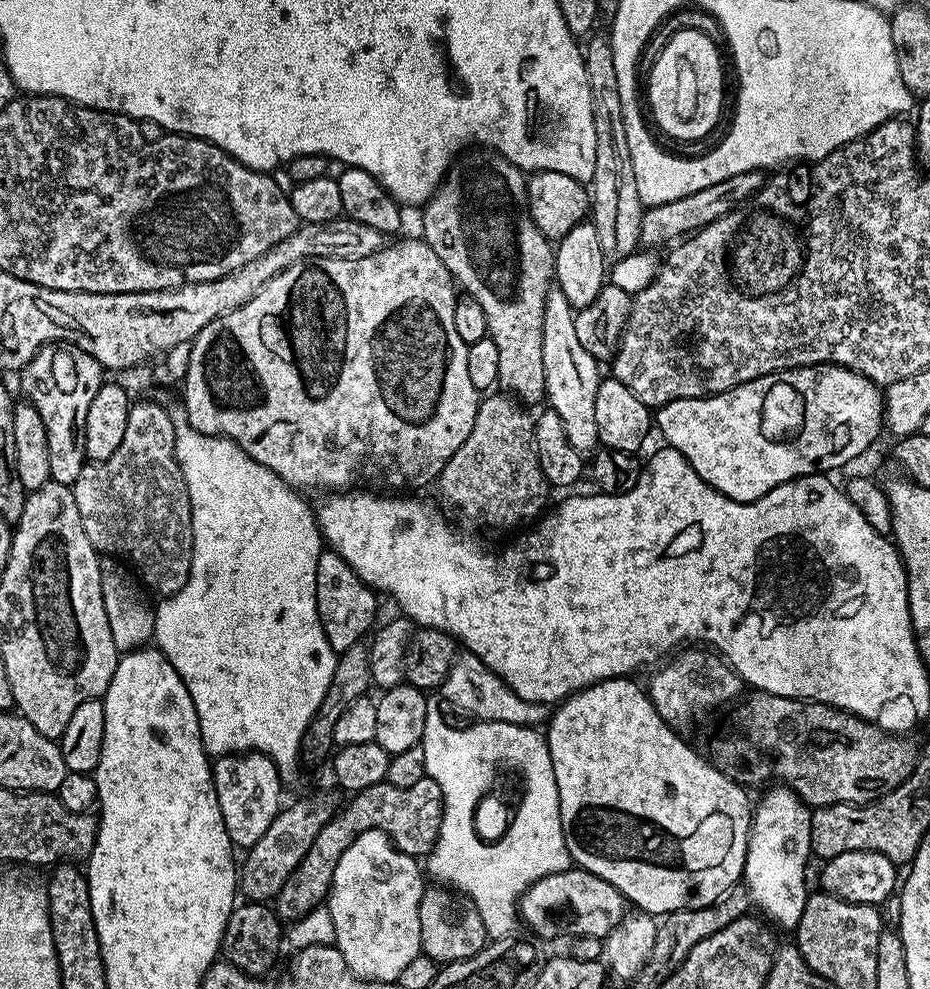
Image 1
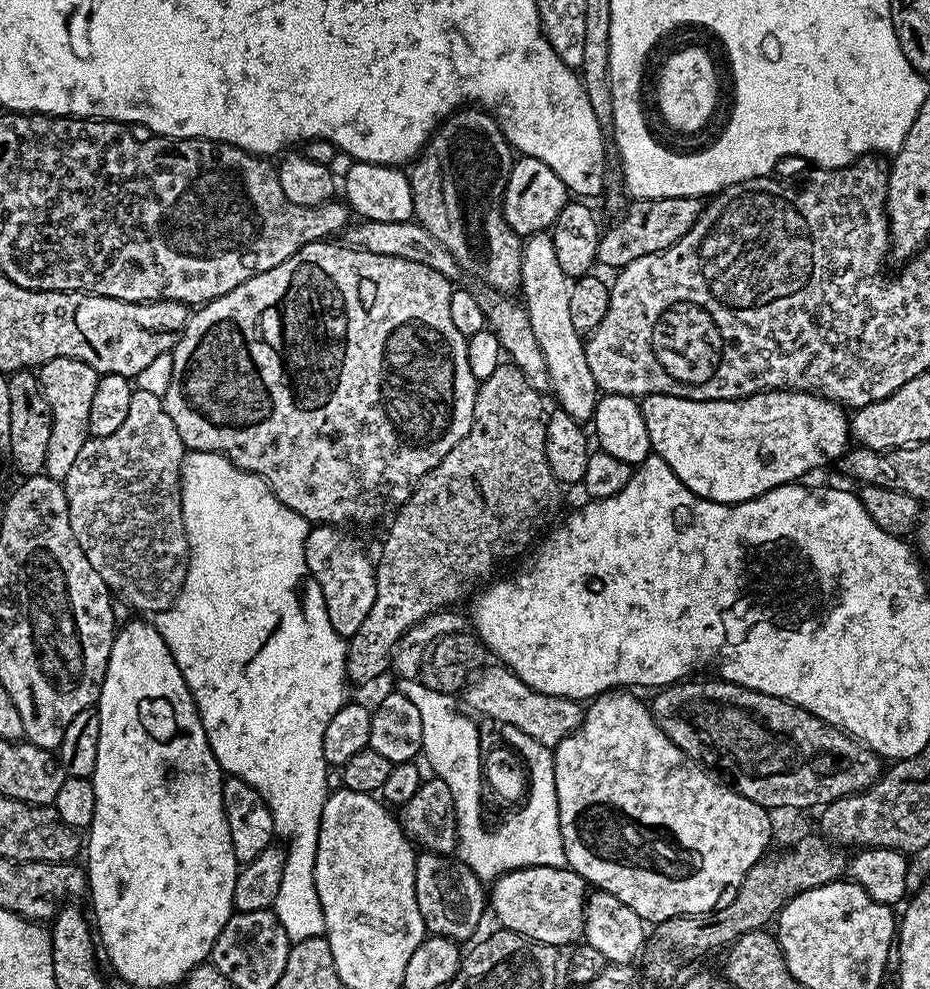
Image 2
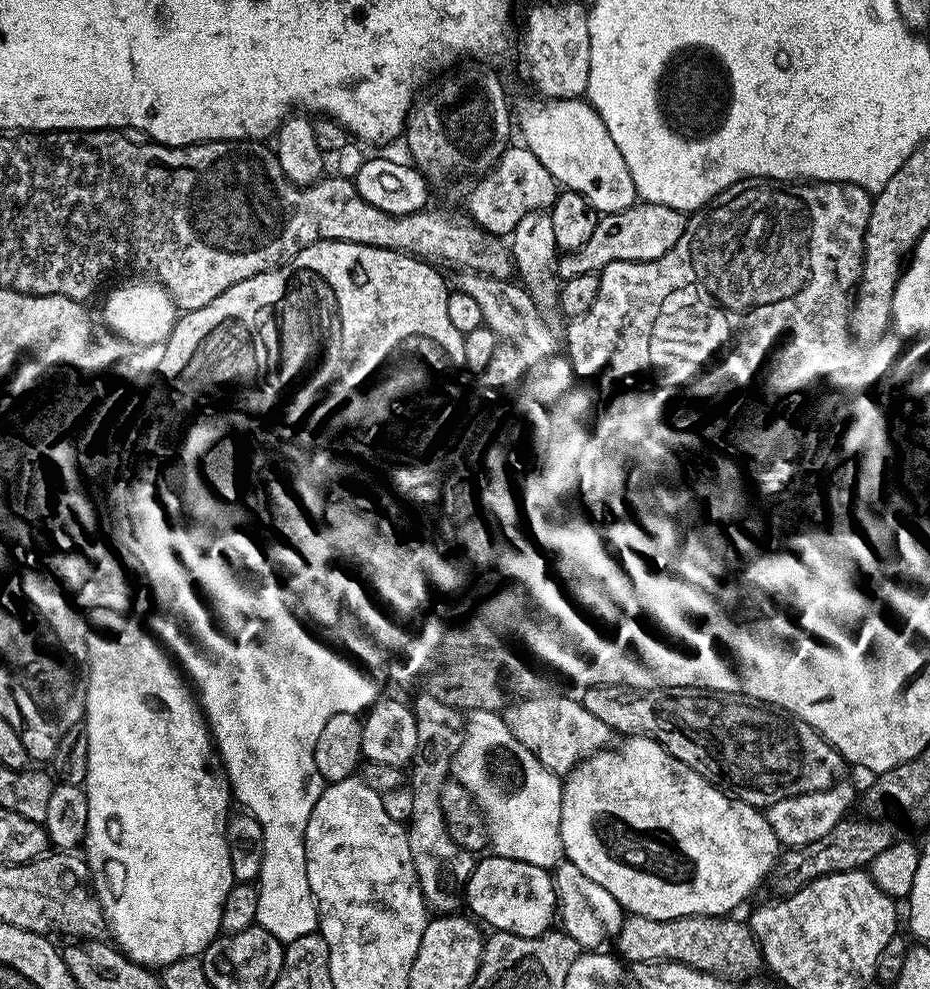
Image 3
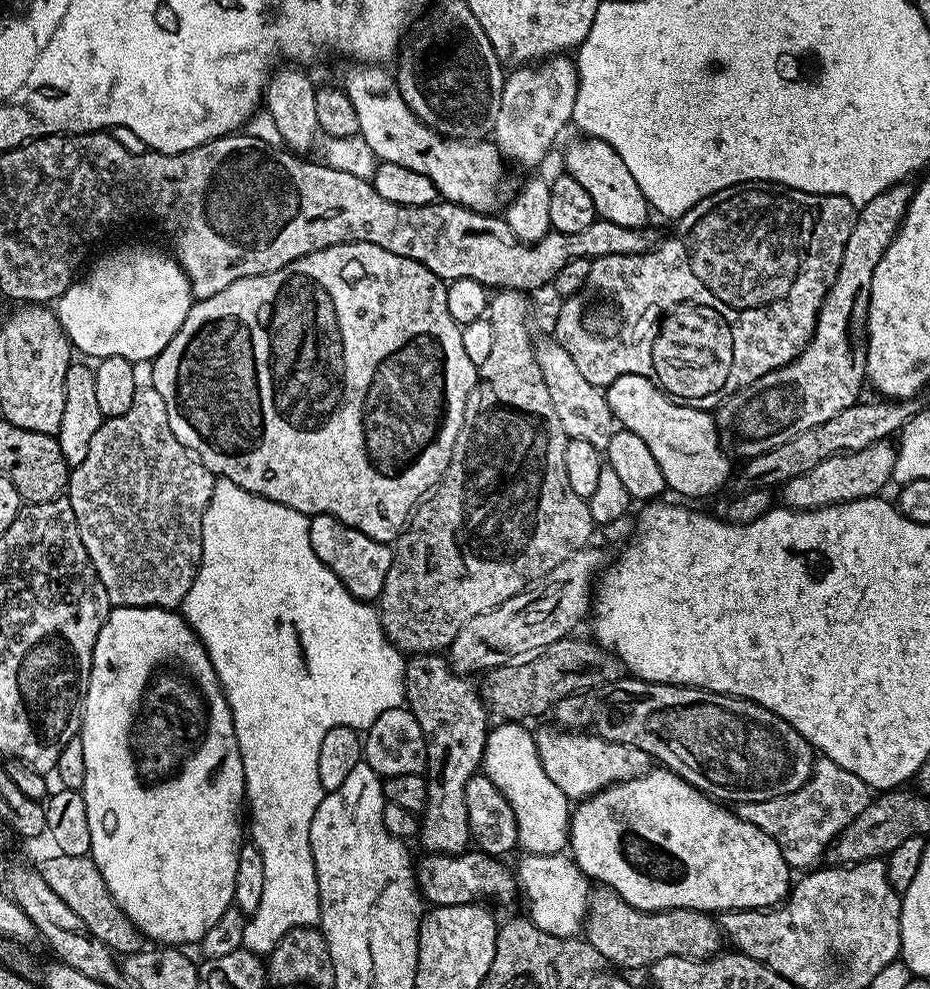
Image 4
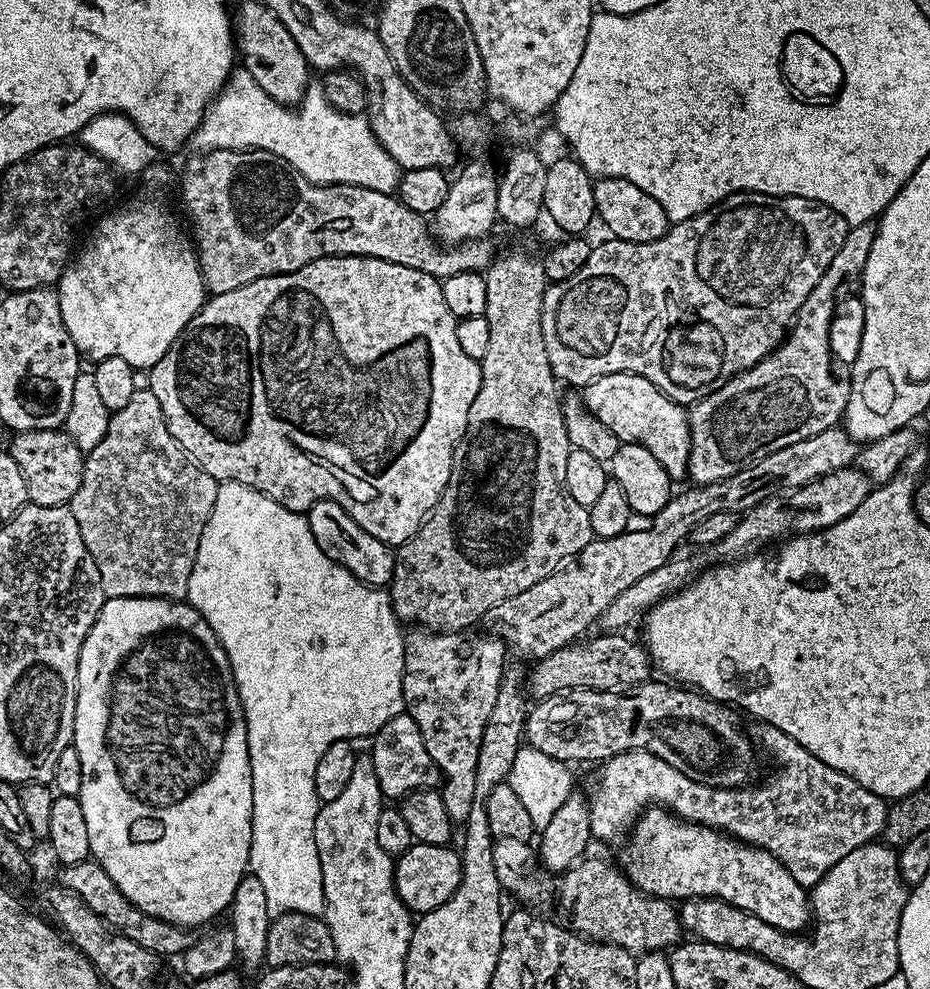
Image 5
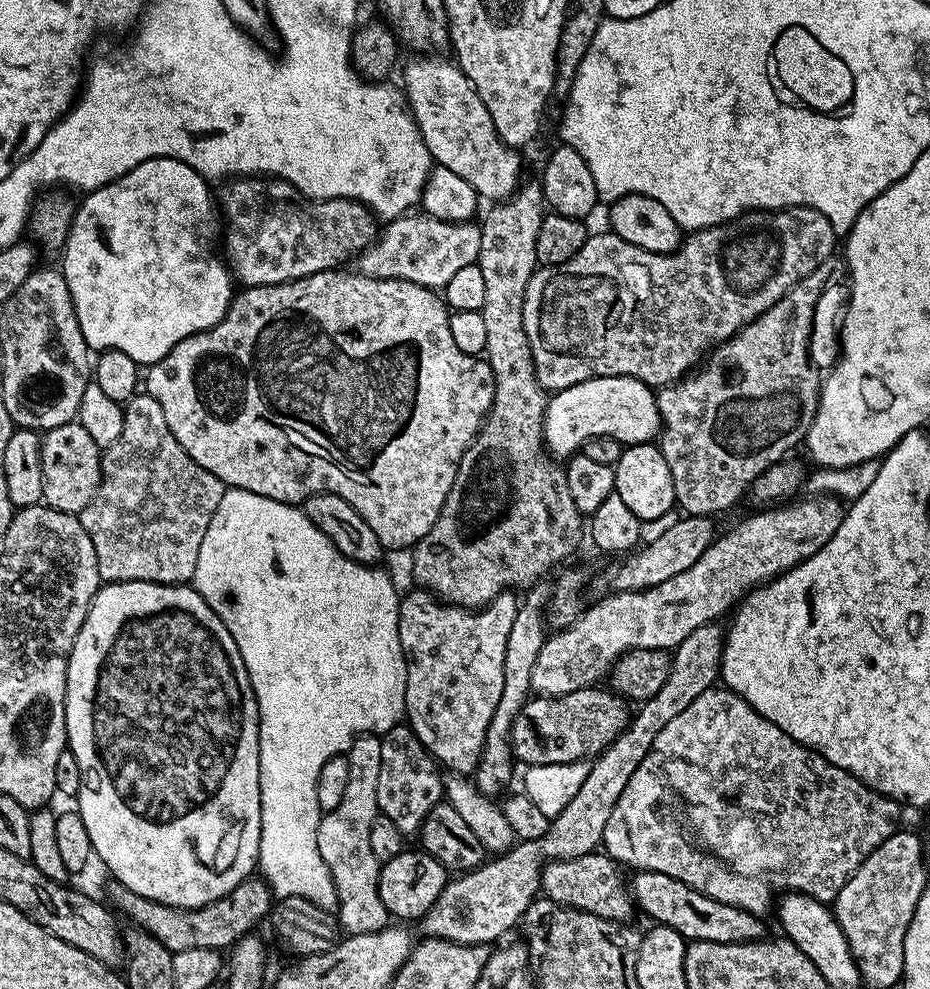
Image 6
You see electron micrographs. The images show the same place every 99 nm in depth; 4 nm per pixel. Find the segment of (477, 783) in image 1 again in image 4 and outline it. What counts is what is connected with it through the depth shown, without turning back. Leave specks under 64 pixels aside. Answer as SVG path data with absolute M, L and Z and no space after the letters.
M500 722L489 731L488 741L484 747L484 759L483 764L483 775L490 778L490 782L494 782L494 786L498 786L498 790L502 790L502 794L506 798L506 802L510 802L510 806L514 810L514 818L518 822L518 838L519 838L519 847L524 850L527 850L531 854L554 854L555 852L560 852L561 850L567 849L569 847L570 841L568 839L568 829L570 827L570 800L561 793L557 786L554 786L550 782L550 778L546 776L546 771L542 768L542 762L539 760L538 750L535 746L534 735L527 732L527 727L521 726L516 722Z

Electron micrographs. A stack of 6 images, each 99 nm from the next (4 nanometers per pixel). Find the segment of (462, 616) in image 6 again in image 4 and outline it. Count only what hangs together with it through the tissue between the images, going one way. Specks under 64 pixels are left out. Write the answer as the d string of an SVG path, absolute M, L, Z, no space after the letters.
M440 654L413 655L404 669L406 706L418 718L418 726L422 726L428 755L428 789L418 837L418 844L428 854L458 856L469 851L472 844L470 822L466 818L466 782L477 775L484 759L490 713L477 685L468 680L471 679L453 670Z

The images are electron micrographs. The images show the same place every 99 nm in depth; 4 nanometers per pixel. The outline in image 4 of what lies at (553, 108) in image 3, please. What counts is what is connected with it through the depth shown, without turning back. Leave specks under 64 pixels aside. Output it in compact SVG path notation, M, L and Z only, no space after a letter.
M579 138L564 152L563 171L574 178L590 194L594 201L594 210L601 220L618 222L618 226L642 228L649 223L650 205L648 199L638 190L638 182L634 182L634 174L626 170L626 162L618 158L618 154L601 140Z

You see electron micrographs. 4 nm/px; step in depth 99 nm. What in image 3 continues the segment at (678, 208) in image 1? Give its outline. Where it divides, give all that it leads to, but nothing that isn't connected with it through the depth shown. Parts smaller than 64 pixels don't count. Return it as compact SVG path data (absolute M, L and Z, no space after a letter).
M637 202L621 212L605 212L597 219L594 234L573 252L565 252L557 259L555 270L561 281L578 278L578 274L599 274L610 262L642 262L662 258L682 238L688 216L661 204Z

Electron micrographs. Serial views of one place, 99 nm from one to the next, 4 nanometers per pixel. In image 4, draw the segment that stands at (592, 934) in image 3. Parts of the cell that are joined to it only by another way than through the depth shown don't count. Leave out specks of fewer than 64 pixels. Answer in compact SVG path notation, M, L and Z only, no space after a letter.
M555 852L554 854L524 854L520 865L515 865L514 875L522 900L528 903L527 919L538 930L555 936L581 935L584 919L588 916L588 898L590 881L576 865L571 855Z

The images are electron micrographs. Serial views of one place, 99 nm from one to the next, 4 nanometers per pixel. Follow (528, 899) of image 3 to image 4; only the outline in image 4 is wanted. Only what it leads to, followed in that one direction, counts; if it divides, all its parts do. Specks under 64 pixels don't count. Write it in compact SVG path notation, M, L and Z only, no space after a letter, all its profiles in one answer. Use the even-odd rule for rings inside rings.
M469 850L458 856L424 854L421 857L421 860L419 857L414 864L416 887L419 888L421 897L429 905L475 904L481 898L485 901L497 900L500 904L508 904L515 896L517 899L516 877L513 869L504 865L503 859L488 856L479 850ZM480 896L485 896L485 898Z

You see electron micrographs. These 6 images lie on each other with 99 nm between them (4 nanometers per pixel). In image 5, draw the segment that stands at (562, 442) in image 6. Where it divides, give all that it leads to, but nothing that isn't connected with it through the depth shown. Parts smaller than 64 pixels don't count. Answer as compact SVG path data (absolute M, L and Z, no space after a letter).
M629 372L597 376L583 389L582 399L590 414L596 416L598 422L609 428L621 442L646 446L646 450L662 462L672 481L680 482L688 476L692 439L687 411L658 391L646 378Z

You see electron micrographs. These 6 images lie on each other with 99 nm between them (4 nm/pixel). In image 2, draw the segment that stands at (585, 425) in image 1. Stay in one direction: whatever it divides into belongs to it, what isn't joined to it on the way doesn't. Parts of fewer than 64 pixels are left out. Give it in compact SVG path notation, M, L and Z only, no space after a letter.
M535 232L523 241L522 270L519 291L524 292L522 303L528 310L530 330L538 338L538 350L546 358L546 370L552 383L551 395L556 395L559 407L576 420L588 422L596 415L598 389L594 374L590 374L590 362L586 362L585 341L582 333L574 330L570 319L570 277L558 266L558 254L554 254L554 242L548 232Z

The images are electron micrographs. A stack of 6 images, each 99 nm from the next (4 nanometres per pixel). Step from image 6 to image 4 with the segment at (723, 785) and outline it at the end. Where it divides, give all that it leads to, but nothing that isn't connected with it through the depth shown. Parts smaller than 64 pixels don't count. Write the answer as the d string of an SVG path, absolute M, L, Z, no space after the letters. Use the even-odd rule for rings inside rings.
M550 726L535 729L535 746L551 784L569 800L587 799L613 783L632 780L651 771L652 759L644 750L612 743L589 732L577 734ZM820 758L815 761L812 777L797 792L775 796L766 802L740 804L738 815L766 830L766 834L778 842L789 868L808 870L821 863L836 836L842 834L869 803L870 789L858 774L850 774L850 770L842 770L842 766L832 760Z

